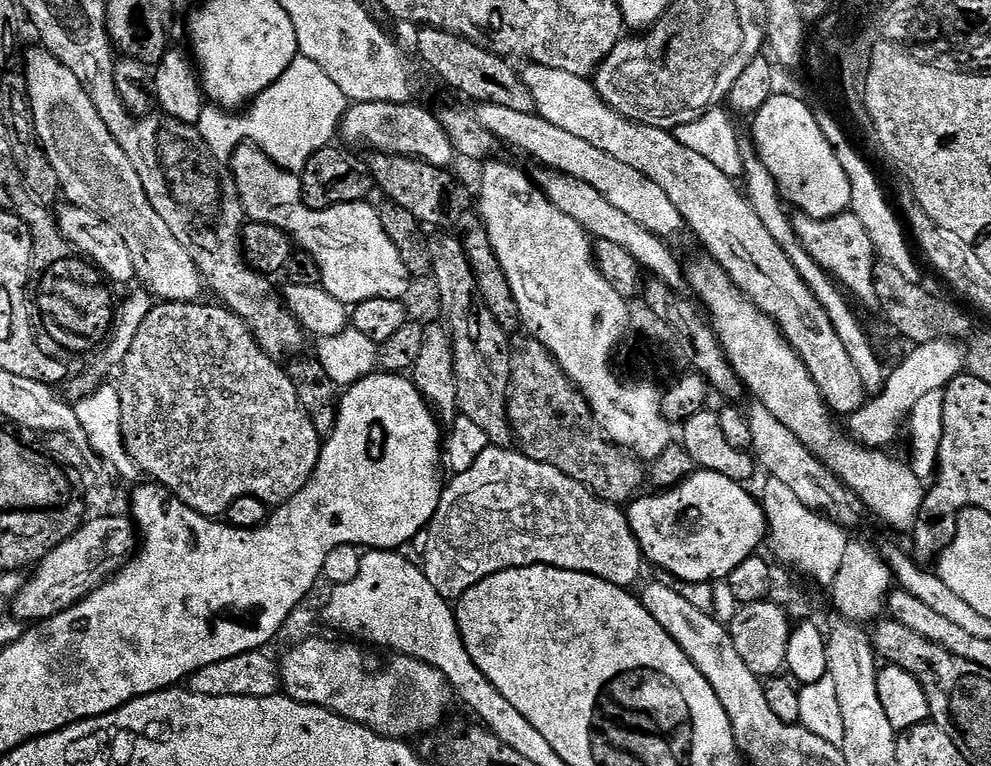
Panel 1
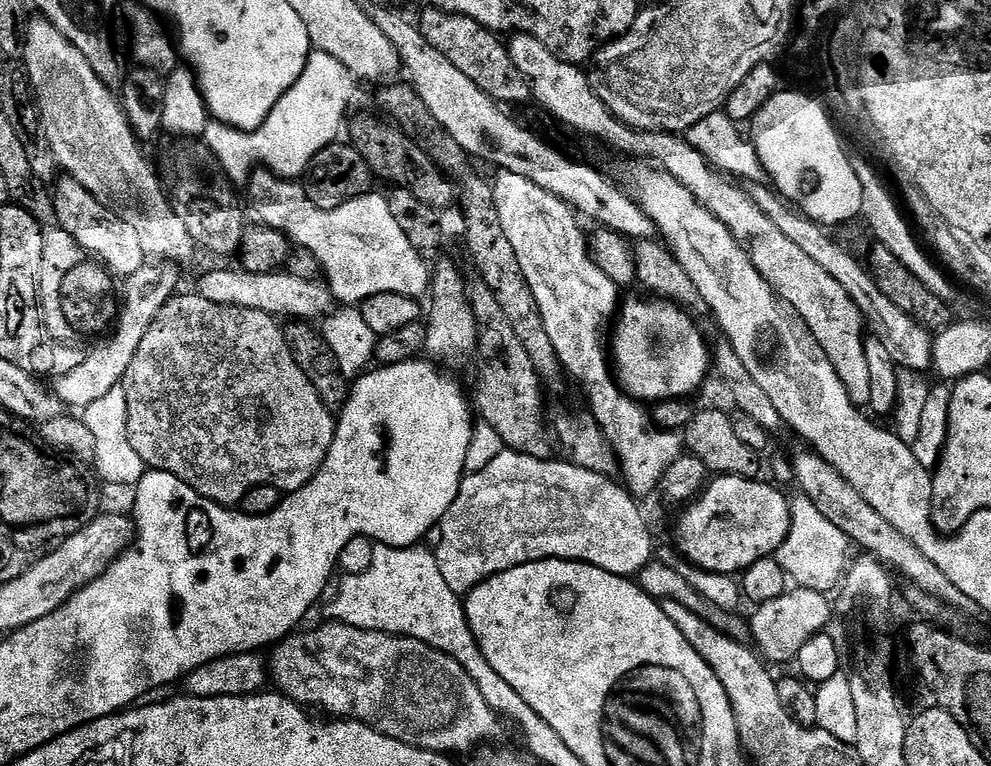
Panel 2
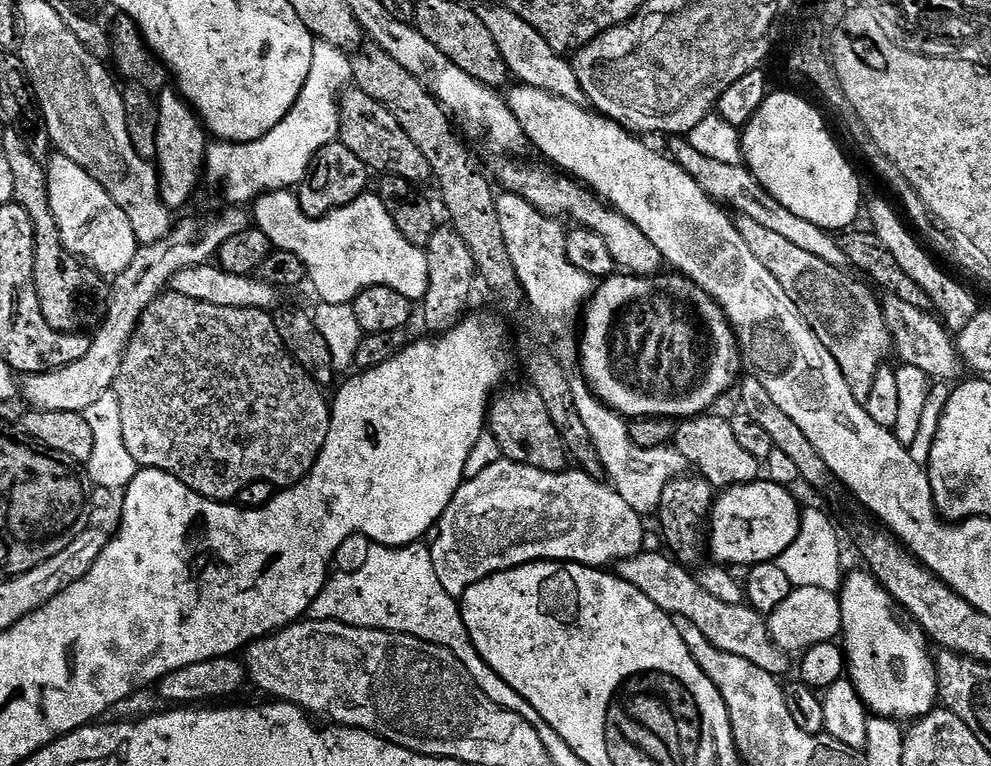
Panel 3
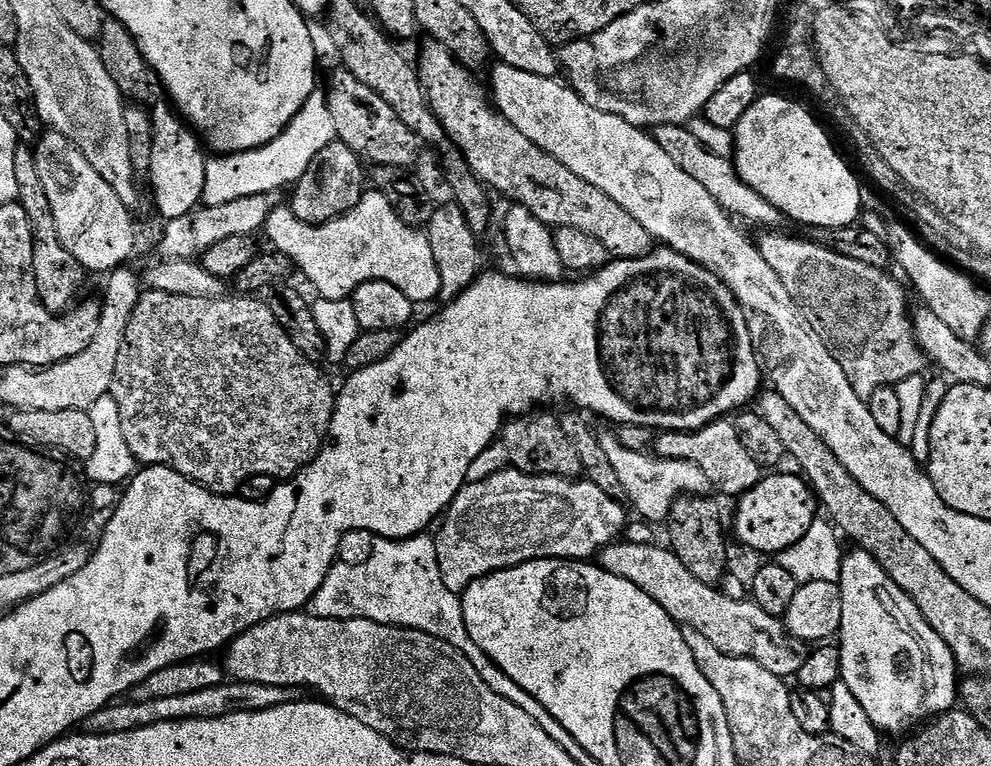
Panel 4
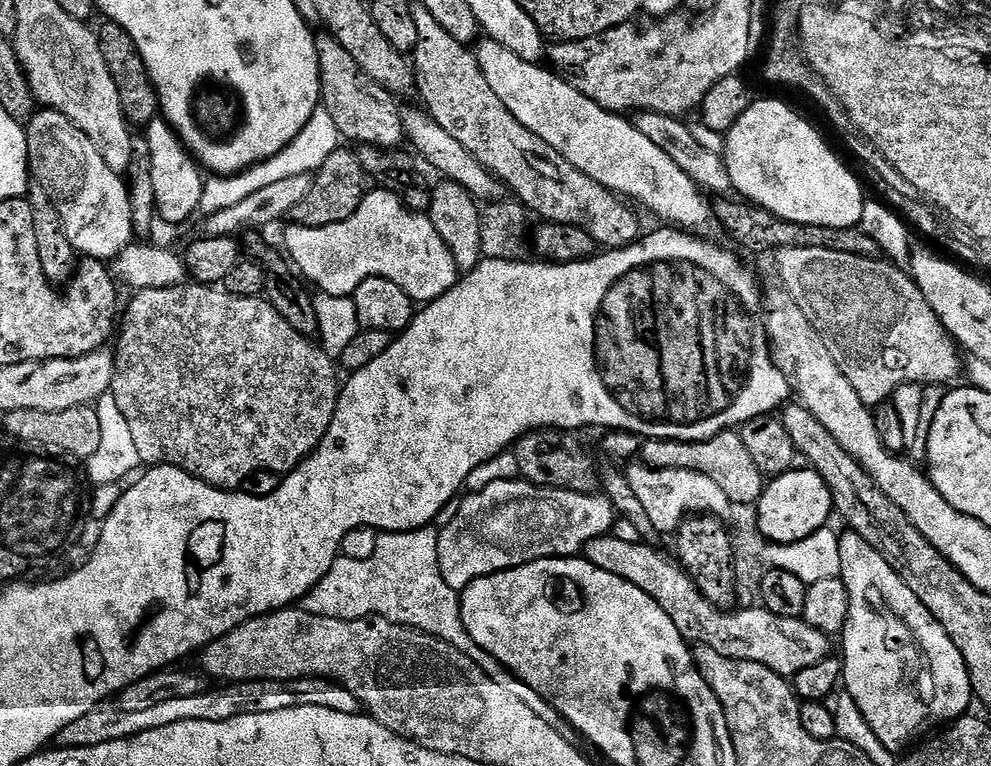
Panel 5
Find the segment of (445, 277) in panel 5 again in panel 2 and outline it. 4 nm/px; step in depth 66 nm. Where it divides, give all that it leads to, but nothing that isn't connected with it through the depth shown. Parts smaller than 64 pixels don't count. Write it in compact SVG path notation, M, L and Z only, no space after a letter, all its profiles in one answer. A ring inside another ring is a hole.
M267 170L253 171L246 191L252 199L253 210L260 215L258 220L261 225L280 232L293 245L314 254L320 263L323 279L337 301L356 306L374 294L406 294L420 298L429 291L429 261L418 250L414 250L414 246L410 246L410 238L402 234L402 226L398 226L394 214L390 214L387 195L369 194L354 198L337 208L320 208L308 195L308 189L303 183L281 178Z

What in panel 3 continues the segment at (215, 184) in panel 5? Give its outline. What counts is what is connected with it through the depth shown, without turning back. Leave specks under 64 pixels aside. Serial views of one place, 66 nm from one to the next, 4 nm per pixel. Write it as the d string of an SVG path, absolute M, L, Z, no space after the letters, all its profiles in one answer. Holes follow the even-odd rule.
M316 40L310 78L302 94L298 94L298 102L294 102L290 114L286 114L286 118L282 118L282 122L278 122L274 130L270 130L254 142L245 144L212 142L207 145L207 171L216 172L217 178L224 180L224 196L228 199L227 203L232 206L248 206L255 201L257 196L263 196L265 192L292 190L299 186L307 176L308 169L311 168L316 155L339 137L340 97L352 83L352 61L349 53L325 40Z

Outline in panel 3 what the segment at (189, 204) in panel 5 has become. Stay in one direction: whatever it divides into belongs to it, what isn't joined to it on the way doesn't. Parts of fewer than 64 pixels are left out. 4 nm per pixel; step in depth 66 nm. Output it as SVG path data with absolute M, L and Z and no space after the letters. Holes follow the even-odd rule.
M166 96L159 101L159 128L157 136L156 166L160 177L160 197L170 210L177 210L188 203L200 182L200 168L205 167L207 159L208 132L195 109L181 97Z

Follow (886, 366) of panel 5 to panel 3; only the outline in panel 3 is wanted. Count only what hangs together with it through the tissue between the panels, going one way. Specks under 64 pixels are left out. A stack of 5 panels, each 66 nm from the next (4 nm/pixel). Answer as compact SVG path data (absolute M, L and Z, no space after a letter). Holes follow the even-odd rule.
M739 215L735 223L756 257L777 276L786 293L800 307L800 313L807 318L808 325L818 334L818 338L822 338L830 354L834 354L855 398L866 404L883 360L894 352L894 333L886 319L885 309L882 304L880 308L876 301L877 293L872 291L863 296L863 279L857 278L851 271L835 268L807 250L799 249L782 234L759 226L753 219Z

